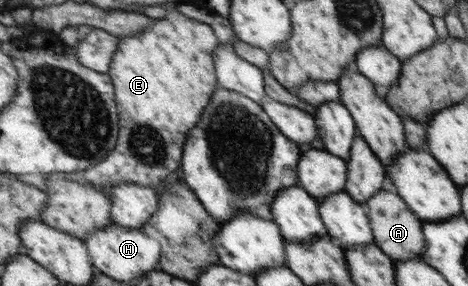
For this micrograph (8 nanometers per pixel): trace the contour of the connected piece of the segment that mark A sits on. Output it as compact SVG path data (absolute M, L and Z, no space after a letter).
M384 191L375 195L364 204L369 226L372 232L372 240L389 256L395 260L419 259L424 249L423 235L421 234L421 220L401 201L399 195Z

